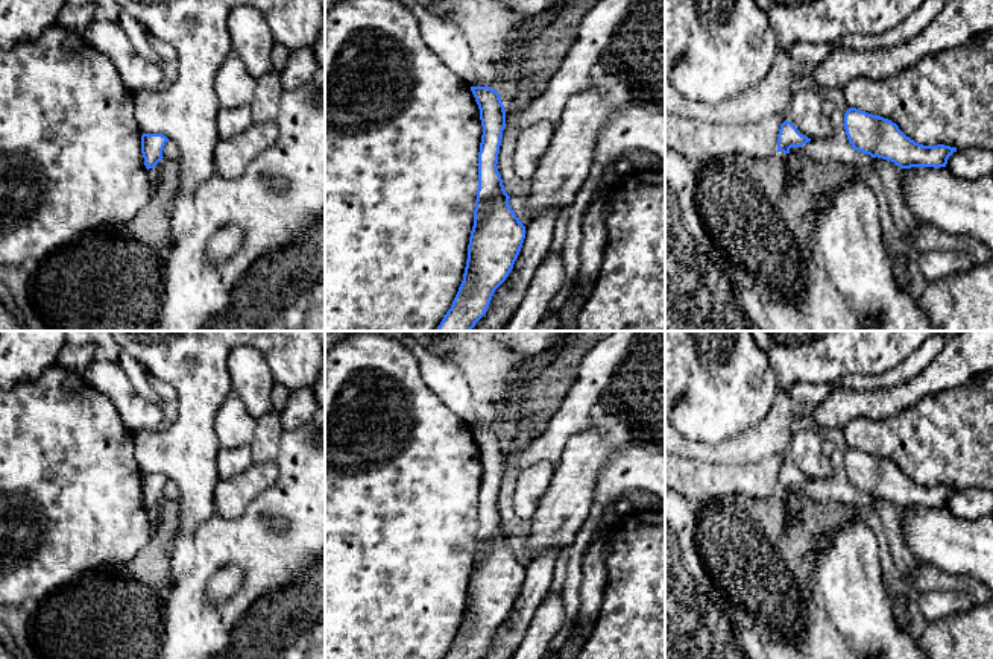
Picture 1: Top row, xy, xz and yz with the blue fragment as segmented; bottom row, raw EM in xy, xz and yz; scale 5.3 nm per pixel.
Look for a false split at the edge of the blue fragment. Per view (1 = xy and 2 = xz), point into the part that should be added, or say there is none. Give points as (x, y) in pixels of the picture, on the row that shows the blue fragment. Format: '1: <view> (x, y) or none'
1: none
2: none

